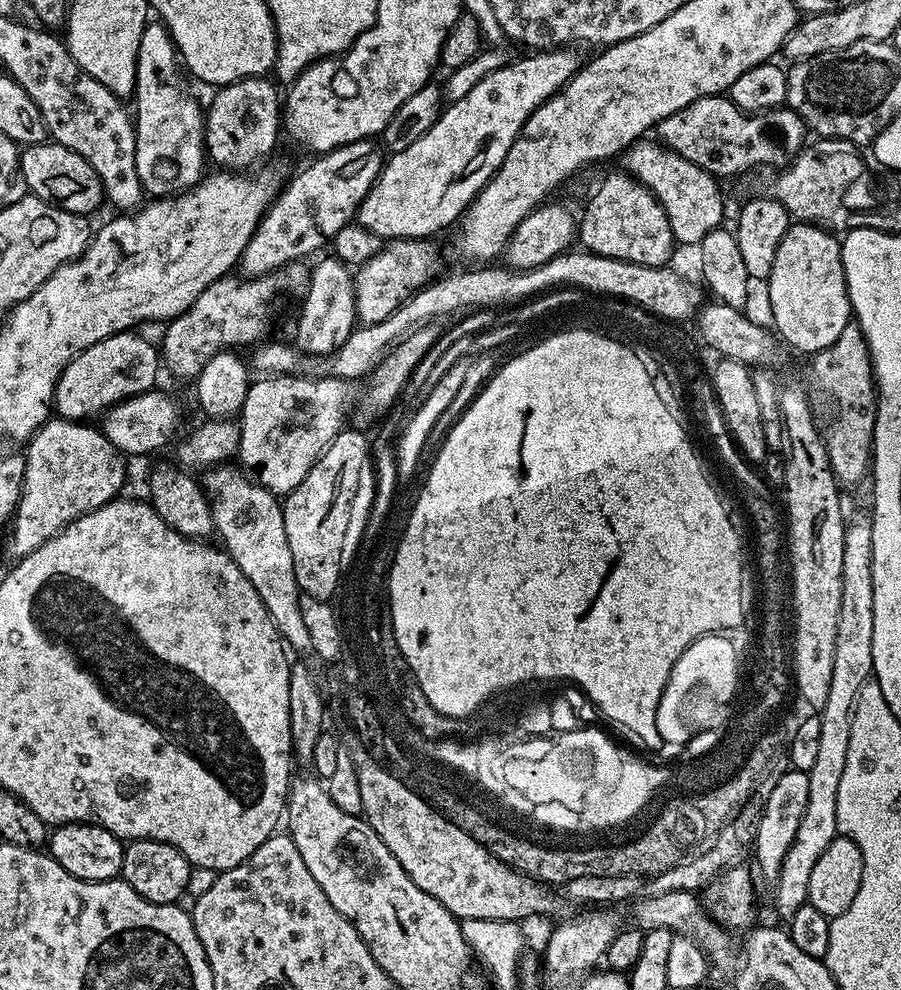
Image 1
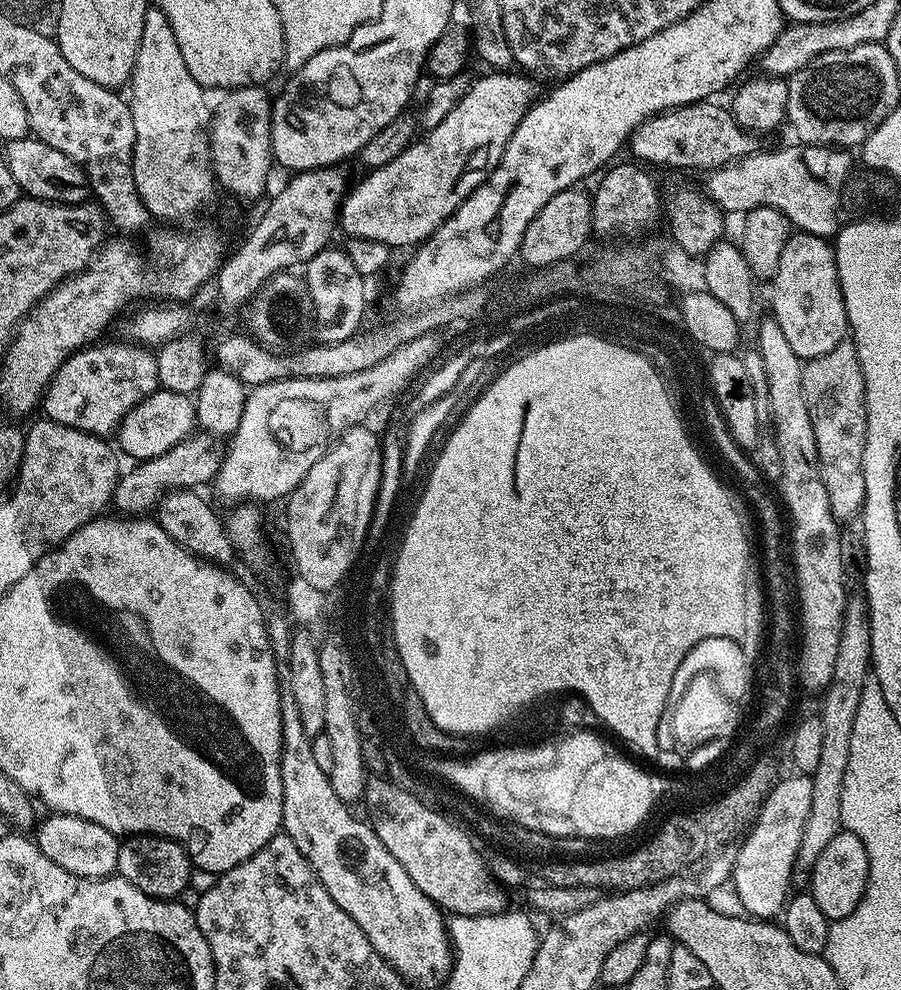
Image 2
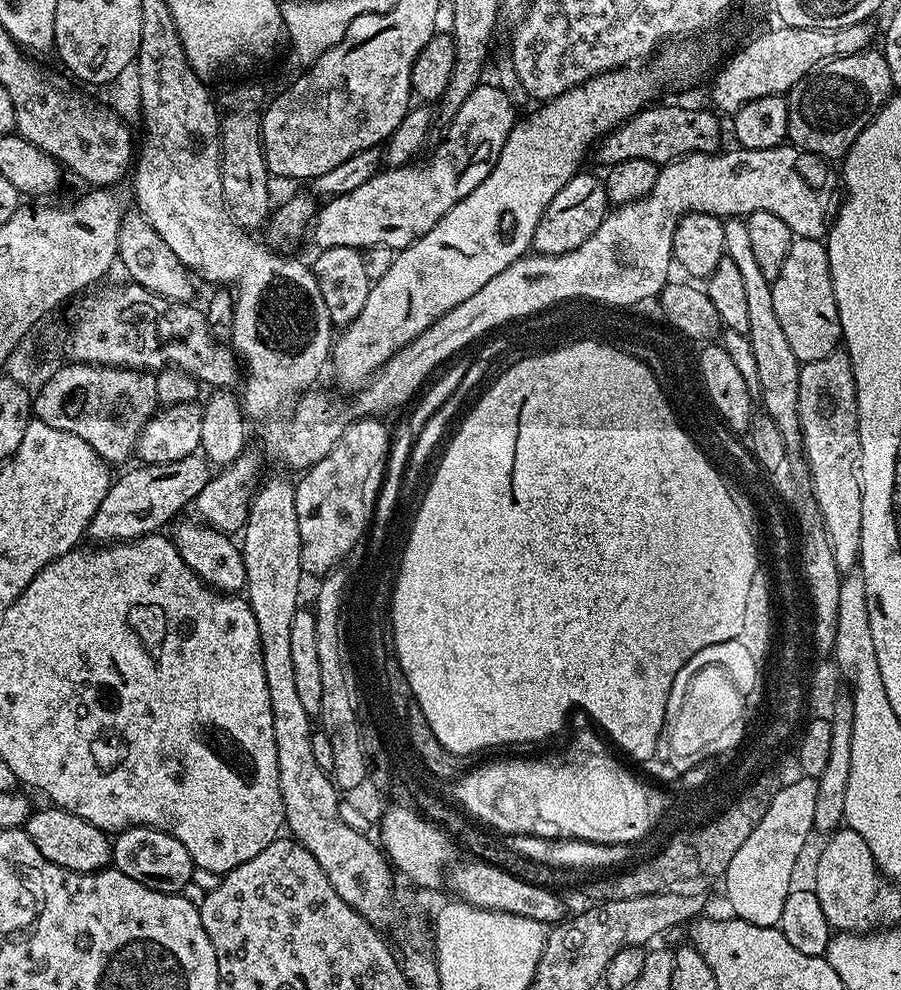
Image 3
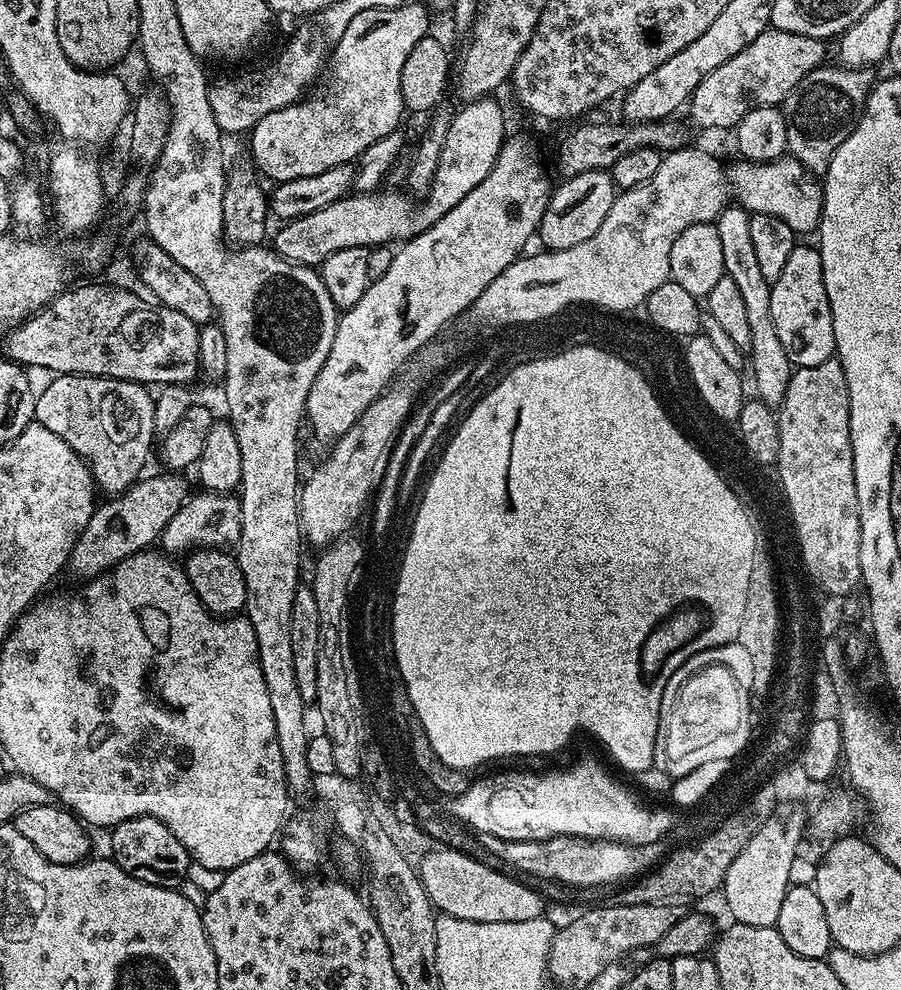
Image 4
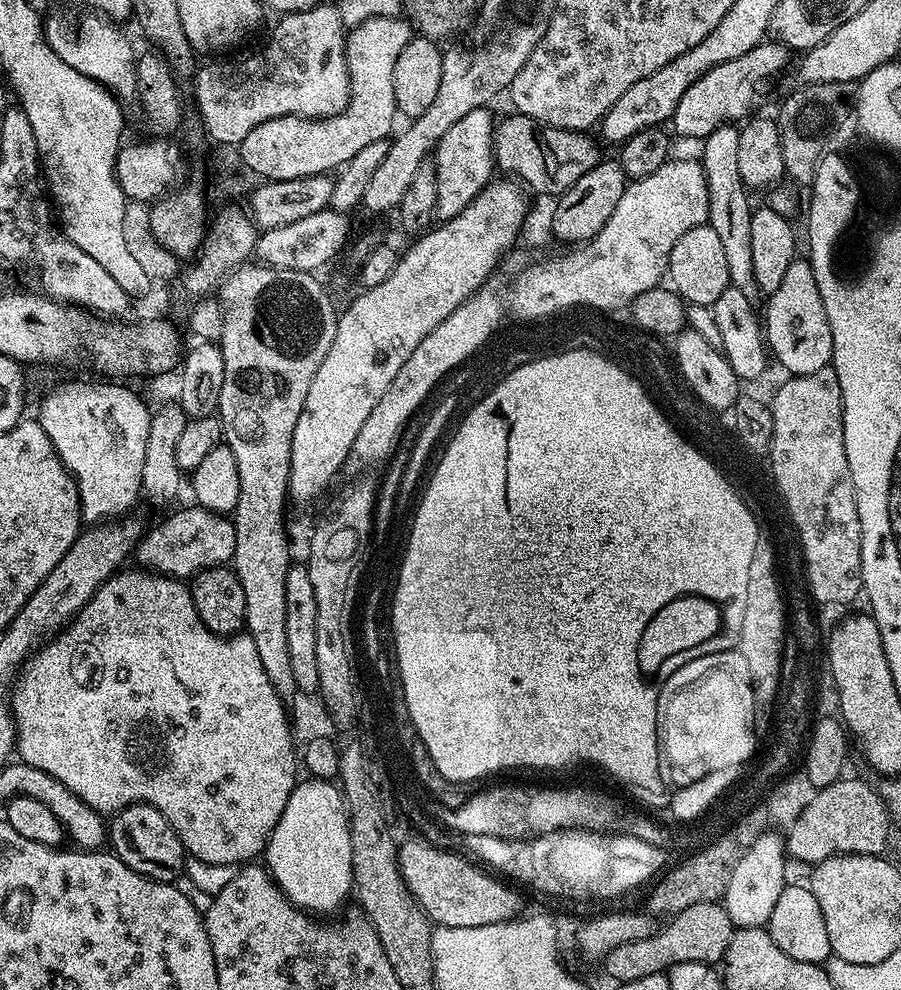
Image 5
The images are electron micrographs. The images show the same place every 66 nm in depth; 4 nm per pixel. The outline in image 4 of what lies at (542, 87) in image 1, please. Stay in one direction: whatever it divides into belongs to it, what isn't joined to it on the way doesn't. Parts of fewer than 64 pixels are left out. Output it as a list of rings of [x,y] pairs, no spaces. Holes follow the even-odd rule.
[[[496,98],[474,100],[463,107],[461,112],[459,109],[453,115],[450,134],[446,134],[438,174],[434,174],[434,186],[427,197],[417,203],[420,204],[417,208],[412,208],[413,197],[404,190],[349,194],[318,210],[313,216],[302,216],[280,226],[276,232],[274,251],[295,264],[318,266],[325,256],[334,254],[334,250],[388,246],[393,243],[391,240],[403,242],[425,232],[430,225],[438,222],[438,218],[458,206],[458,202],[462,202],[462,198],[466,198],[466,194],[470,194],[470,190],[474,190],[474,186],[490,174],[506,139],[504,112]]]

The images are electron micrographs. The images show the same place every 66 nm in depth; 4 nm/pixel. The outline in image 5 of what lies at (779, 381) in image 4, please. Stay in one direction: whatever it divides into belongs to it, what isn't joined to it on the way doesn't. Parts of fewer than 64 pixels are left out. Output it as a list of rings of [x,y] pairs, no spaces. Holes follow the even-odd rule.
[[[735,123],[717,126],[702,141],[704,147],[702,163],[708,183],[708,225],[718,233],[718,238],[722,242],[731,287],[742,290],[746,298],[755,301],[758,289],[750,247],[750,218],[754,211],[754,204],[748,201],[749,189],[745,188],[742,182],[742,174],[738,174],[739,133],[740,128]]]

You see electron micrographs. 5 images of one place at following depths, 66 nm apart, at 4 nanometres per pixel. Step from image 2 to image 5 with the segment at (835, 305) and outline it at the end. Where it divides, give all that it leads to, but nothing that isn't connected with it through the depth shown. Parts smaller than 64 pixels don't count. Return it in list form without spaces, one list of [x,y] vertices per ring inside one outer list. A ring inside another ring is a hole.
[[[807,259],[790,262],[778,290],[768,297],[768,309],[762,312],[762,329],[771,359],[785,368],[788,376],[814,374],[832,363],[832,335],[830,318],[826,318],[826,306],[822,306],[822,294],[818,294],[818,282]]]

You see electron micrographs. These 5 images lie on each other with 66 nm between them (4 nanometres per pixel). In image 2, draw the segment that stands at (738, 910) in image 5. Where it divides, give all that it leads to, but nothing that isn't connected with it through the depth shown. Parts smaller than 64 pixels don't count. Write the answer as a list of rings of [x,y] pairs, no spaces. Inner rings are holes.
[[[807,773],[779,779],[737,849],[732,887],[745,909],[742,910],[755,919],[777,917],[789,899],[790,880],[796,870],[798,848],[810,814],[812,790],[813,780]]]

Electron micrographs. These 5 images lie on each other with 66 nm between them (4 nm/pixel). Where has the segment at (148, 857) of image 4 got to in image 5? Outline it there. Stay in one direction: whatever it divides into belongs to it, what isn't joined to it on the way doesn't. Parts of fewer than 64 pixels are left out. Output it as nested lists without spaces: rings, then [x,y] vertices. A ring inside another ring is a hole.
[[[131,804],[115,813],[111,820],[107,825],[107,843],[112,843],[111,851],[126,862],[130,870],[163,884],[171,884],[184,875],[184,847],[170,822],[166,822],[162,810],[152,804]]]

